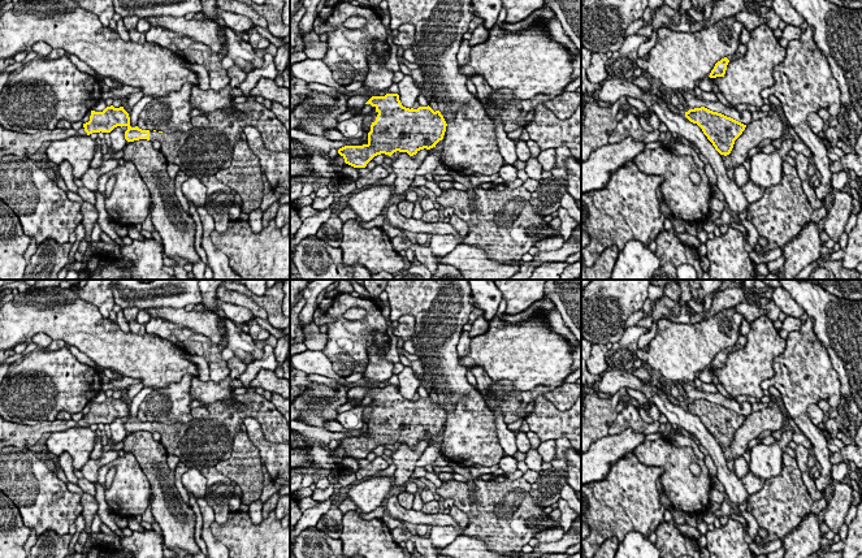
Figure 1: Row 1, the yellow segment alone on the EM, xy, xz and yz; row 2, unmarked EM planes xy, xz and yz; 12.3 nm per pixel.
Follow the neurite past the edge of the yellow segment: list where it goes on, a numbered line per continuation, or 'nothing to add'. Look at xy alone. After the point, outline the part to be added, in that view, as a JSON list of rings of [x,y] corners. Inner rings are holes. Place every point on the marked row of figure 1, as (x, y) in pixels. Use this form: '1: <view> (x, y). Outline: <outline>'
1: xy (21, 145). Outline: [[[0,125],[0,159],[5,155],[16,155],[29,159],[39,151],[44,142],[62,140],[73,135],[87,135],[85,127],[81,129],[53,129],[43,130],[35,134],[23,134],[4,129]]]
2: xy (202, 151). Outline: [[[257,101],[234,104],[241,114],[215,111],[205,126],[172,134],[150,131],[150,140],[159,140],[168,163],[174,163],[187,177],[216,176],[231,164],[234,144],[246,126],[256,127],[269,151],[290,150],[290,133],[282,122]]]

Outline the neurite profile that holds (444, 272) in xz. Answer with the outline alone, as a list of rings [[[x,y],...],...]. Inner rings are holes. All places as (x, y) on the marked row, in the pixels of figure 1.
[[[438,264],[436,273],[432,274],[432,280],[465,280],[465,278],[455,267]]]

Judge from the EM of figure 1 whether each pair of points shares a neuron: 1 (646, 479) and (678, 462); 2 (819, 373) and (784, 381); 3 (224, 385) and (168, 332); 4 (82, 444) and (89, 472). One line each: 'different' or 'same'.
1: different
2: same
3: different
4: different

